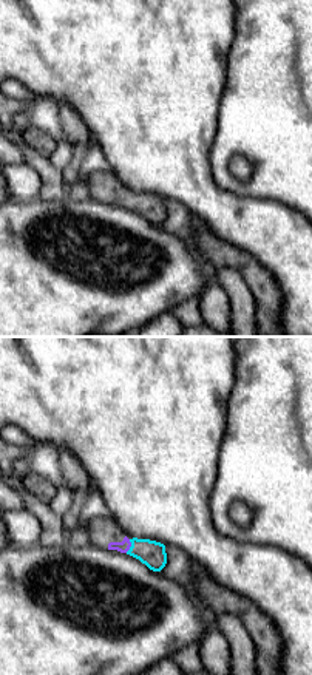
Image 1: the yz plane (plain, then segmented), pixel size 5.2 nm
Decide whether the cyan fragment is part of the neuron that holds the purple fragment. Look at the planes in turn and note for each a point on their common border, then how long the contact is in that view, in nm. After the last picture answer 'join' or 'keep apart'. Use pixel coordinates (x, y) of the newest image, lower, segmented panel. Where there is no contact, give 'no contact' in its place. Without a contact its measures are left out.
meets purple at (130, 546); contact 80 nm long

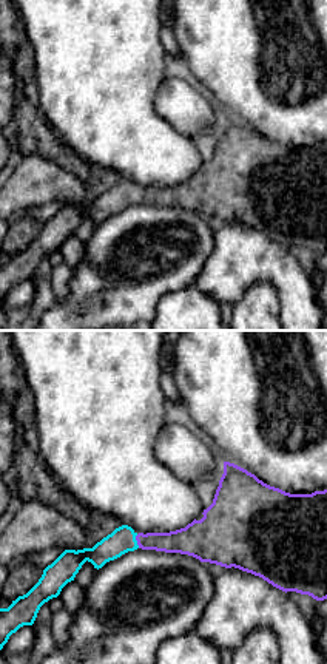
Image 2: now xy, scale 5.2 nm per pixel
meets purple at (136, 539); contact 70 nm long

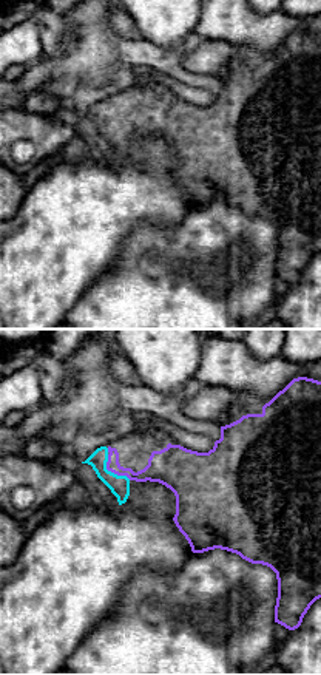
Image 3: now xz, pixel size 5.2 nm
meets purple at (111, 471); contact 180 nm long

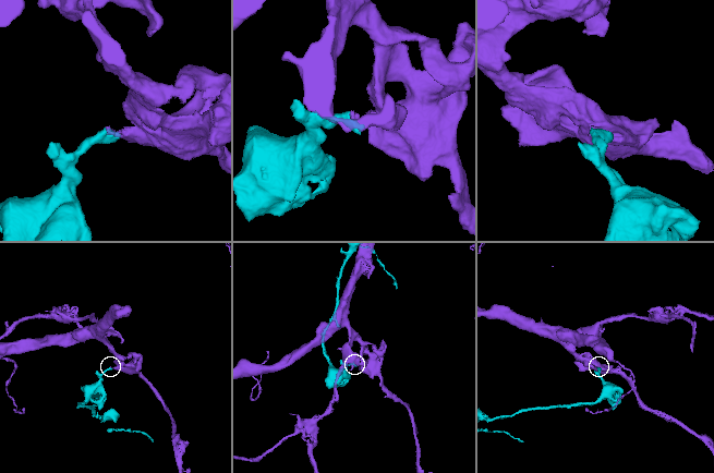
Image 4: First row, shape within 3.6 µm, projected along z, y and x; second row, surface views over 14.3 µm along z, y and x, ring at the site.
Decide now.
join

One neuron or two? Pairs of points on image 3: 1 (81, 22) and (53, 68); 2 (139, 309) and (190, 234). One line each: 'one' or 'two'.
1: one
2: one

